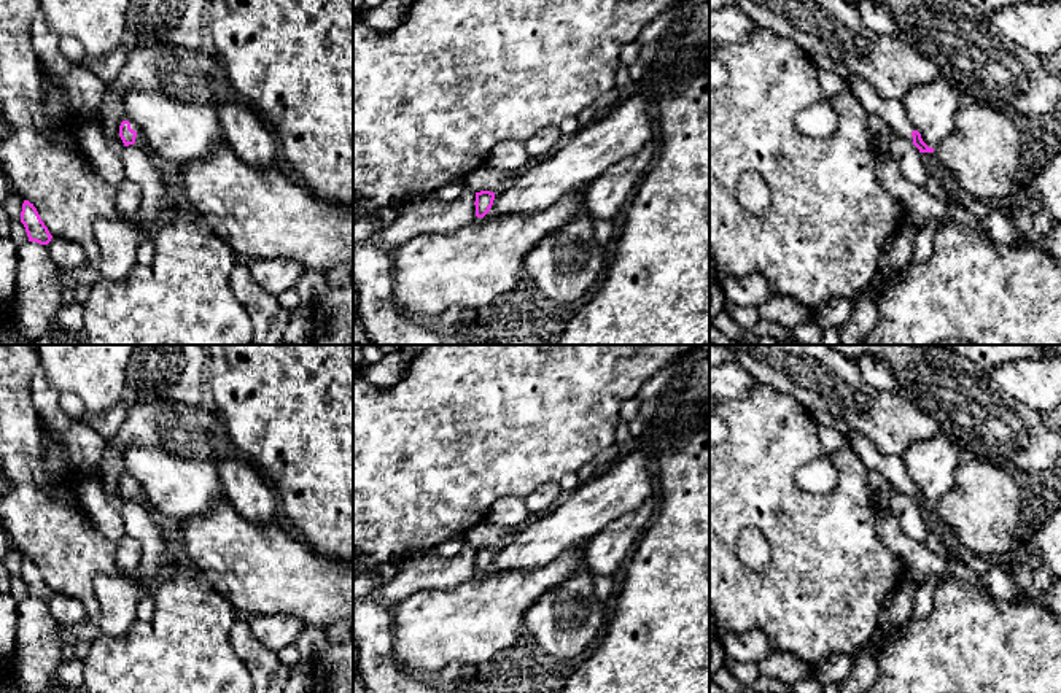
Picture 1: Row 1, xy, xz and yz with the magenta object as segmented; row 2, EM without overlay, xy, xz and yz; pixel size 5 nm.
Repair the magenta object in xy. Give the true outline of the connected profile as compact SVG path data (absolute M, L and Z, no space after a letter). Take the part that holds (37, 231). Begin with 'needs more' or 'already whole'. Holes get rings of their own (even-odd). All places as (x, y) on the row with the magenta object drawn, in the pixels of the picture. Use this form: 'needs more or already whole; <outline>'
already whole; M24 200L21 211L21 223L25 227L29 242L37 242L40 245L48 245L52 238L48 227L41 221L37 208L29 200Z

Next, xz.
already whole; M490 191L476 192L476 202L474 202L476 216L484 218L490 211L493 200L495 200L495 192Z

